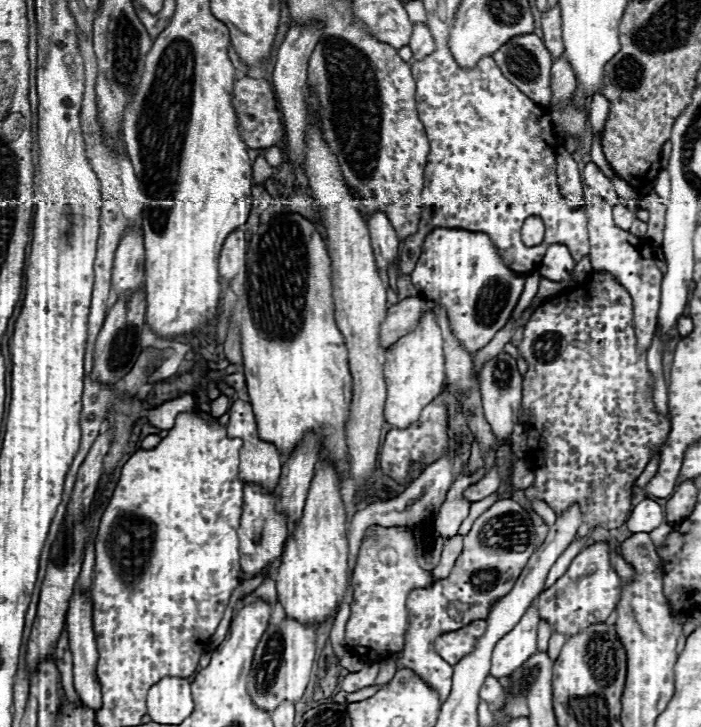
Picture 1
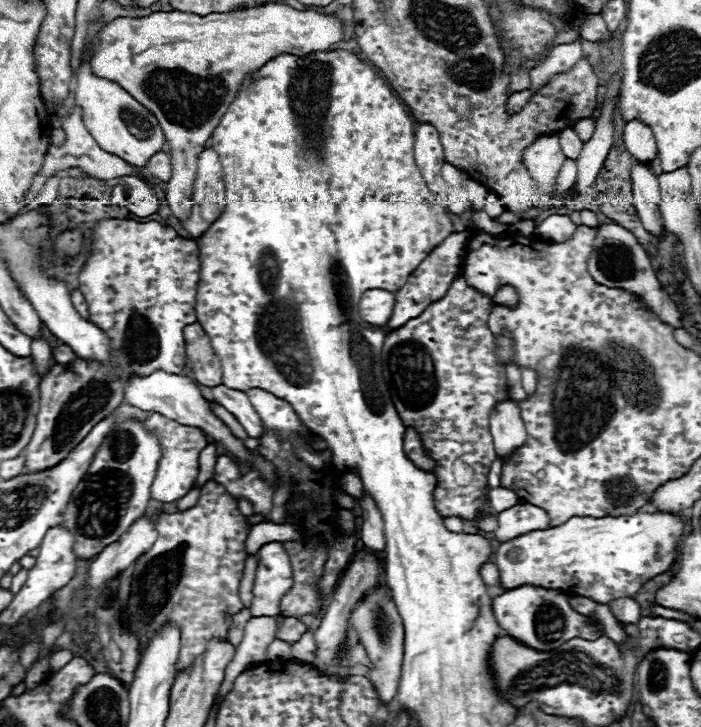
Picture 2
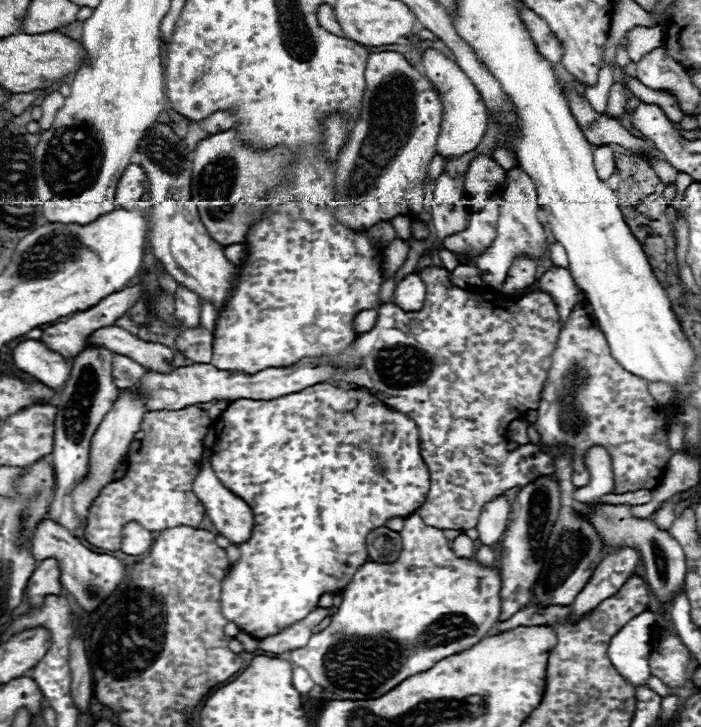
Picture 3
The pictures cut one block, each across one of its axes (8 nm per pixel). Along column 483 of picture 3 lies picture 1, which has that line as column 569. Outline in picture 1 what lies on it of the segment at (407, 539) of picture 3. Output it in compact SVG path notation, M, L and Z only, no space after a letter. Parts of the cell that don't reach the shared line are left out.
M596 542L588 548L584 548L572 560L566 574L562 578L558 578L558 582L552 588L548 588L546 592L542 592L538 596L536 606L538 606L540 618L546 620L554 632L560 632L566 638L572 638L592 624L606 622L606 618L612 614L612 610L616 608L616 602L620 598L622 580L610 566L610 560L608 560L610 550L616 550L616 546L608 544L608 542Z

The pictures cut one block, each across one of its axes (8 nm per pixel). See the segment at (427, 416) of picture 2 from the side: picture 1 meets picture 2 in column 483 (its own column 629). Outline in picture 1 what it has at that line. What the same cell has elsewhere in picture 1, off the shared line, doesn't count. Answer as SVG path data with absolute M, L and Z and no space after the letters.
M592 270L592 278L586 286L578 290L570 290L566 294L560 294L556 298L546 300L542 306L538 306L530 320L524 326L524 340L520 344L520 352L528 362L528 372L522 380L522 402L520 402L520 416L526 412L526 434L528 434L528 448L536 458L530 458L534 468L534 484L526 490L526 498L540 498L544 500L558 516L562 516L572 504L578 504L582 510L582 524L578 528L578 538L586 536L592 528L618 528L622 526L632 510L632 486L636 478L644 472L646 464L652 460L652 456L662 448L666 442L666 436L670 434L670 418L656 412L654 400L652 400L652 374L646 366L646 352L640 352L636 348L636 334L634 334L634 322L632 322L632 298L626 292L624 286L620 286L612 274Z

